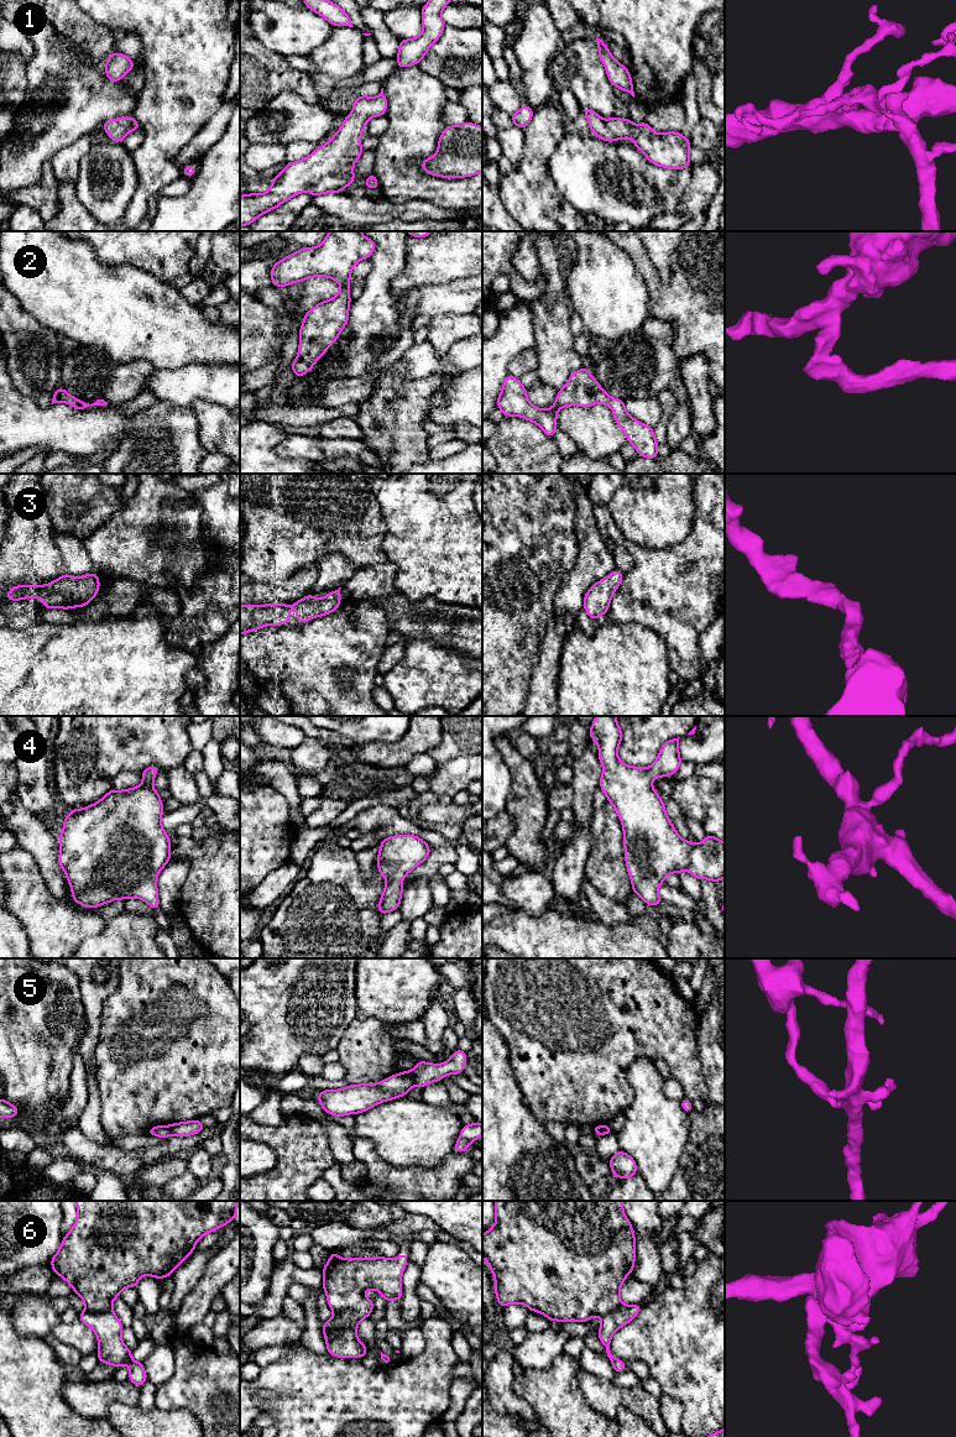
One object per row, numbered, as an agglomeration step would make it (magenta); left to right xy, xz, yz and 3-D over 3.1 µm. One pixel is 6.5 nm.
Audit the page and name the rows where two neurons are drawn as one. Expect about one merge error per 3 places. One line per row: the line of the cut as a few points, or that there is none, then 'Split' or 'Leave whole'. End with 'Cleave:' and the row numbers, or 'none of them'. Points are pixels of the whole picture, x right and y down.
1: No split. Leave whole
2: No split. Leave whole
3: No split. Leave whole
4: No split. Leave whole
5: Split along xz (409, 1072), (414, 1085). Split
6: Split along xz (330, 1320), (335, 1327), (356, 1326). Split
Cleave: 5, 6

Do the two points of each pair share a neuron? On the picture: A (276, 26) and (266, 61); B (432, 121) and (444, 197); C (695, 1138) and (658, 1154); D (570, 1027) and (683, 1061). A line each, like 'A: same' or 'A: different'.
A: different
B: same
C: different
D: same

